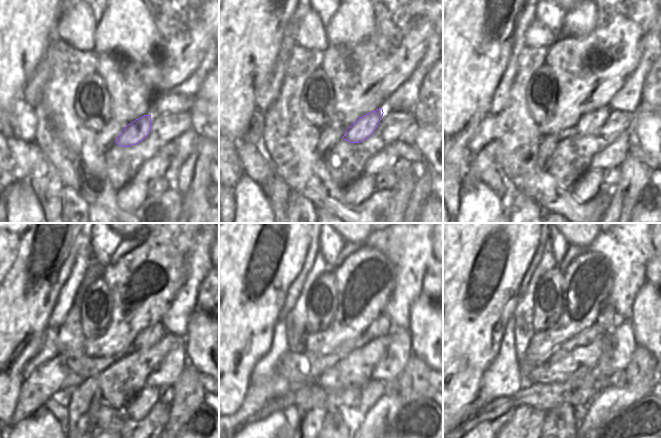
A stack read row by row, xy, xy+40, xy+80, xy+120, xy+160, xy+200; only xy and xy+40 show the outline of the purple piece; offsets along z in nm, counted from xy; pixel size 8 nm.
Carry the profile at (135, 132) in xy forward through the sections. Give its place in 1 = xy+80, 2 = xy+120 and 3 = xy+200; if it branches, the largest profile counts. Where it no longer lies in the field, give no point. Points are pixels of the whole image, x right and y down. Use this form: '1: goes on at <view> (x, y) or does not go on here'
1: goes on at xy+80 (590, 122)
2: goes on at xy+120 (150, 336)
3: goes on at xy+200 (607, 318)

